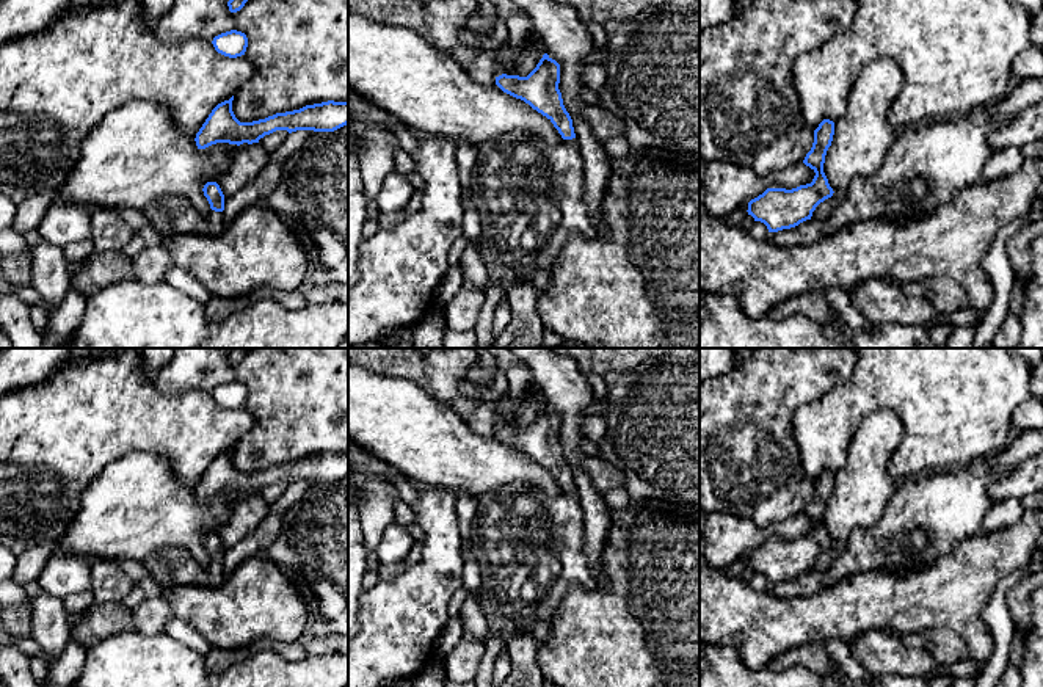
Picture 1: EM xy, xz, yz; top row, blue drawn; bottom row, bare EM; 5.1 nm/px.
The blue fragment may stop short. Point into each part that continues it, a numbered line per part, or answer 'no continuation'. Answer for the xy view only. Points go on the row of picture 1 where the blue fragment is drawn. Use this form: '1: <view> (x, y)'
1: xy (173, 215)

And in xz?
1: xz (527, 193)

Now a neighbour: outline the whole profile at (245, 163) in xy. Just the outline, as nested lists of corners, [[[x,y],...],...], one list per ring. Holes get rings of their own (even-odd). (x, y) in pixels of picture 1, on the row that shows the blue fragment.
[[[259,143],[235,149],[226,171],[216,180],[224,198],[253,180],[267,166],[268,157],[270,152]]]

